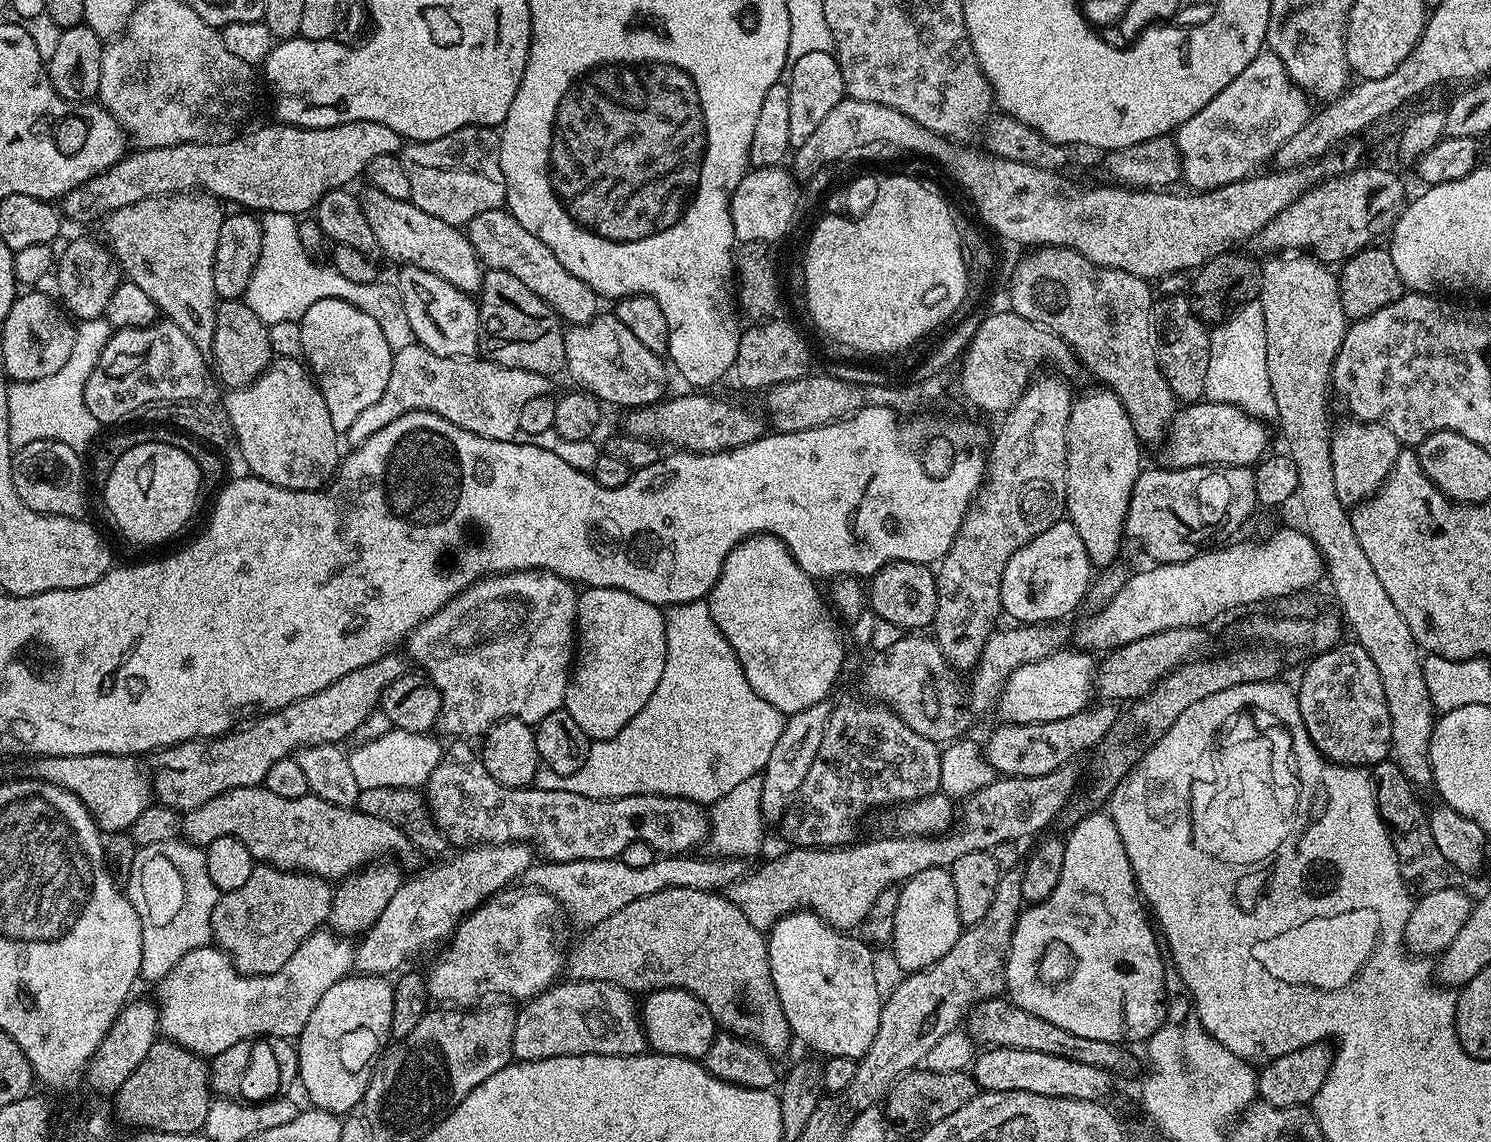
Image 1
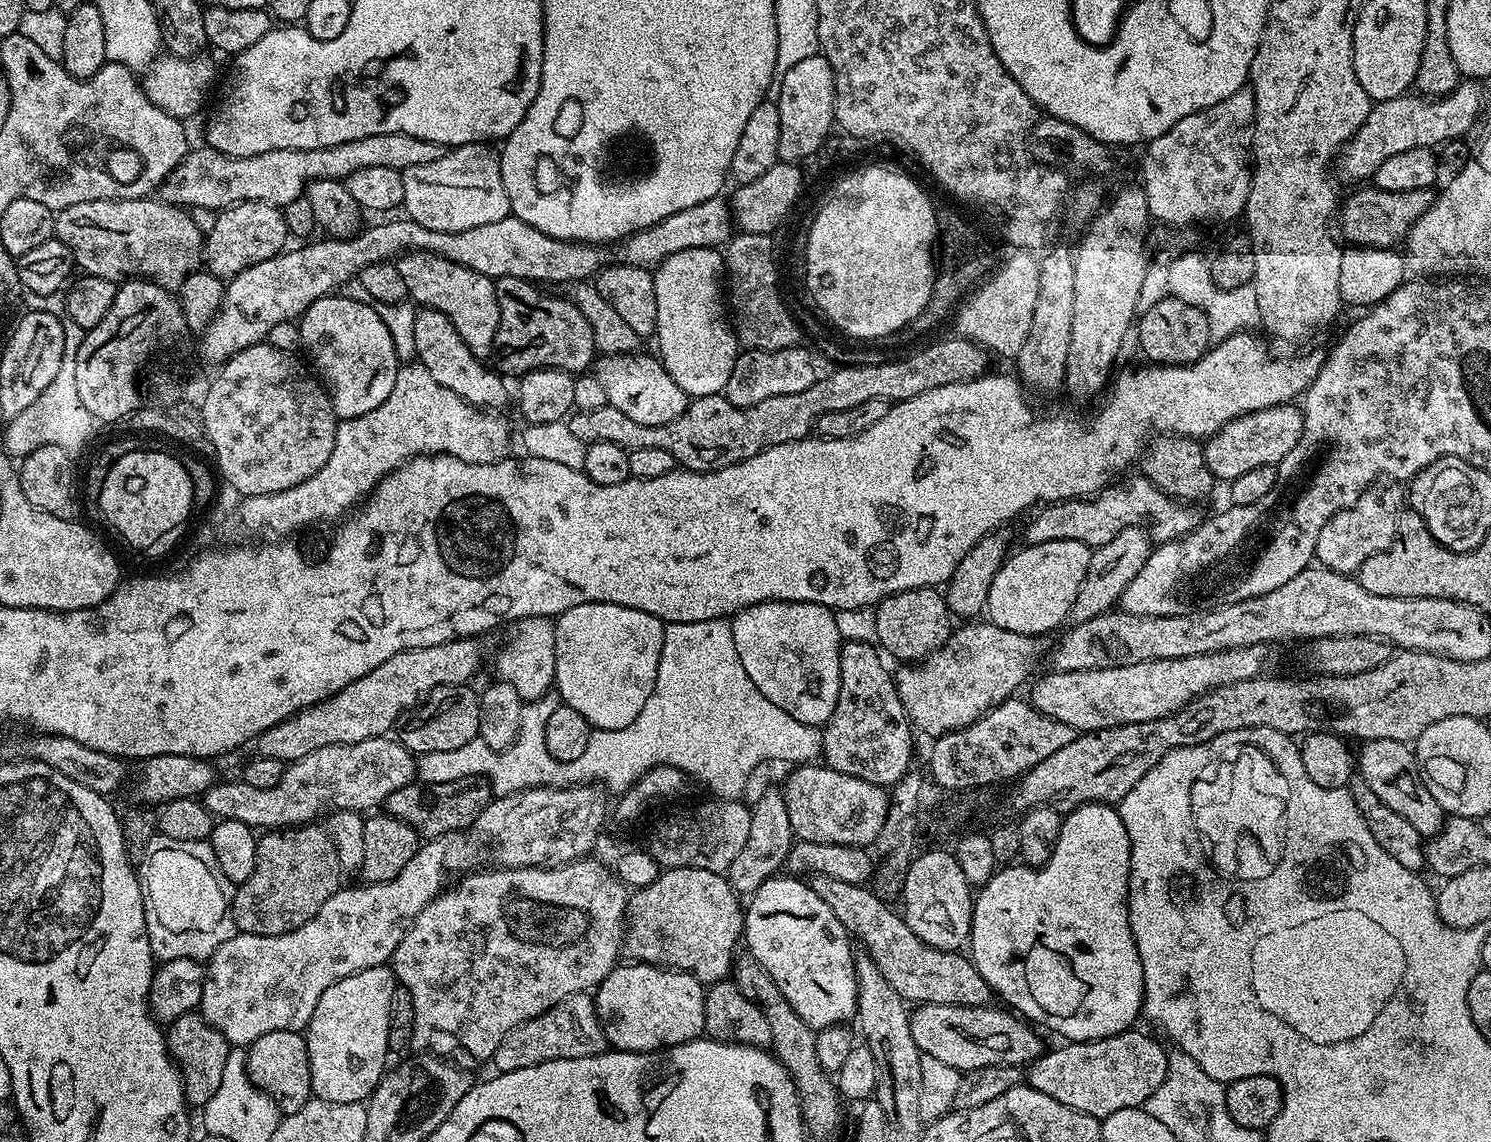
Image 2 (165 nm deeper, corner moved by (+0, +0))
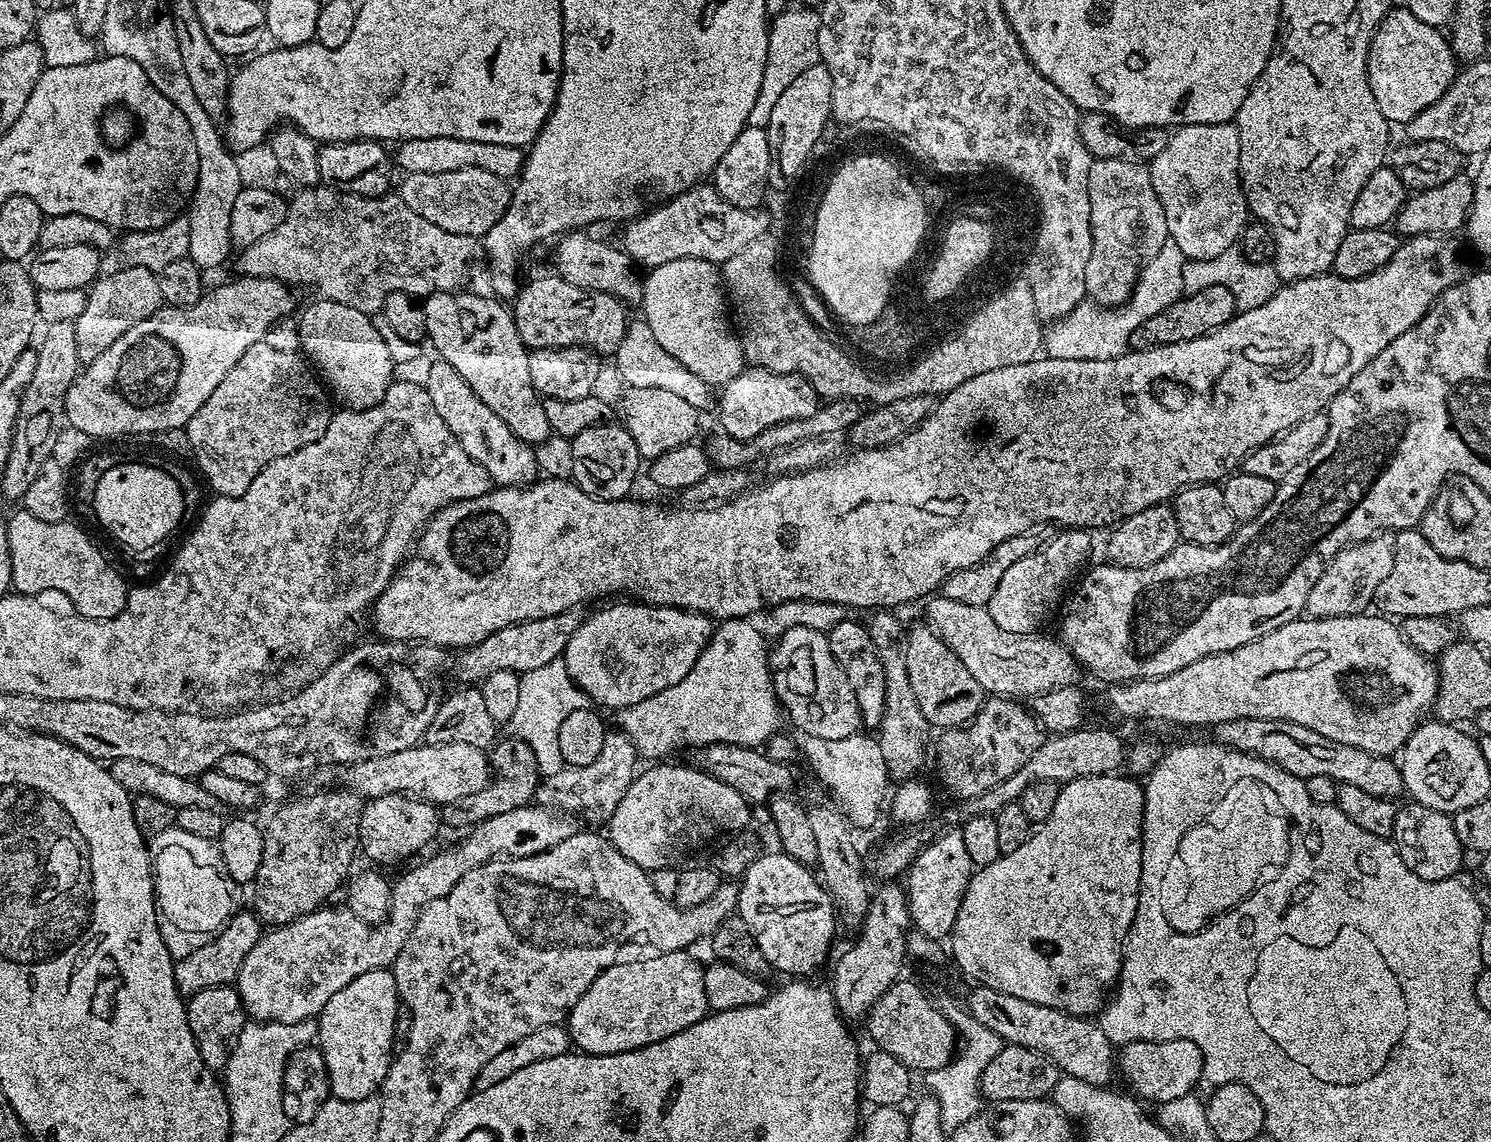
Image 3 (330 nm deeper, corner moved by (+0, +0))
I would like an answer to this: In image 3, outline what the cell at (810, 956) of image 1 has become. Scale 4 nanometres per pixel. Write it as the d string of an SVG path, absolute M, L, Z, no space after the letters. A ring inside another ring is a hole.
M779 850L762 854L744 871L738 880L740 897L736 903L736 912L750 926L758 950L766 954L766 962L772 964L777 973L785 972L788 978L808 978L824 964L828 951L832 948L834 928L838 926L832 897L823 883L814 875L811 867L799 864L794 858L784 855Z

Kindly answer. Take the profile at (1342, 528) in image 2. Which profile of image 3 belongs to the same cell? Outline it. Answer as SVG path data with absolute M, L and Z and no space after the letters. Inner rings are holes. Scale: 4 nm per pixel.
M1377 534L1371 539L1359 540L1356 544L1347 544L1324 565L1324 572L1310 586L1310 594L1304 599L1304 612L1312 618L1325 616L1355 616L1364 595L1371 593L1392 569L1393 537Z

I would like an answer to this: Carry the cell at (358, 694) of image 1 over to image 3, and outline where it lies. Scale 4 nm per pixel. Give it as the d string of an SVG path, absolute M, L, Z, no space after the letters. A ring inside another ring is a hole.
M573 610L554 614L550 618L538 618L528 620L524 624L506 626L490 634L490 638L471 644L459 653L460 661L456 664L456 676L461 680L459 683L464 686L476 686L498 670L523 673L537 670L538 667L563 657L566 642L570 642L574 630L578 630L581 619L581 613Z

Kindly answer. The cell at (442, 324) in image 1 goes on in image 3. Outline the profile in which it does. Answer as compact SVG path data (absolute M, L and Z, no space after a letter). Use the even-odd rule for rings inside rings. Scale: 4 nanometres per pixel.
M439 358L433 359L430 378L423 386L430 394L430 402L434 402L434 410L438 410L438 418L450 426L450 434L454 434L462 450L466 450L466 454L486 470L493 485L518 488L537 479L535 447L518 439L514 430L510 430L510 426L506 426L506 422L502 422L502 418L498 418L498 414L494 414L494 410L490 410L474 390L470 390L470 386L466 386L454 366Z

